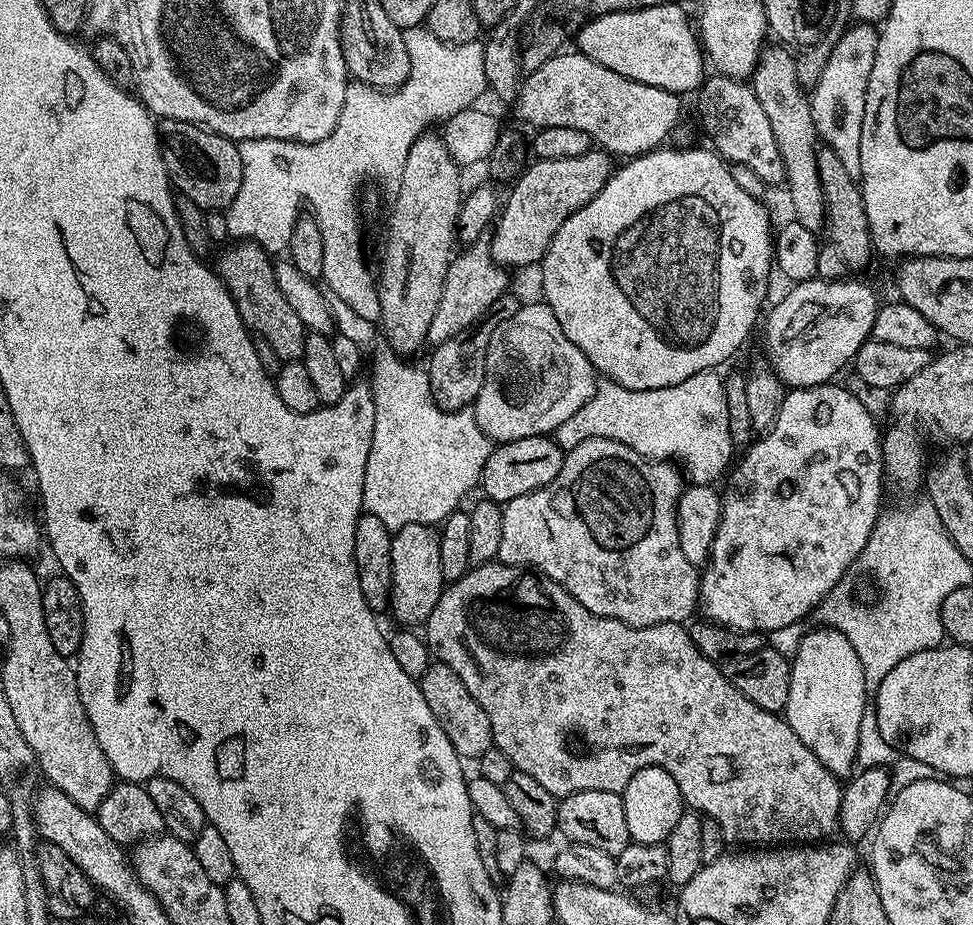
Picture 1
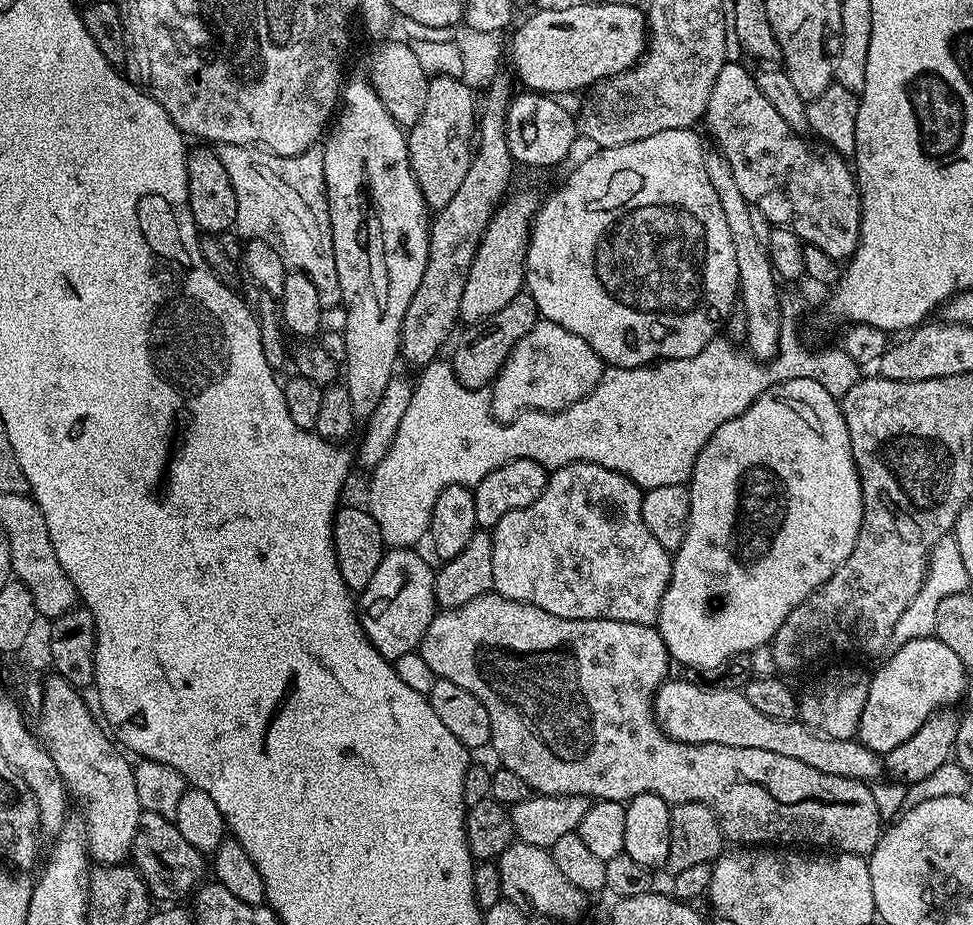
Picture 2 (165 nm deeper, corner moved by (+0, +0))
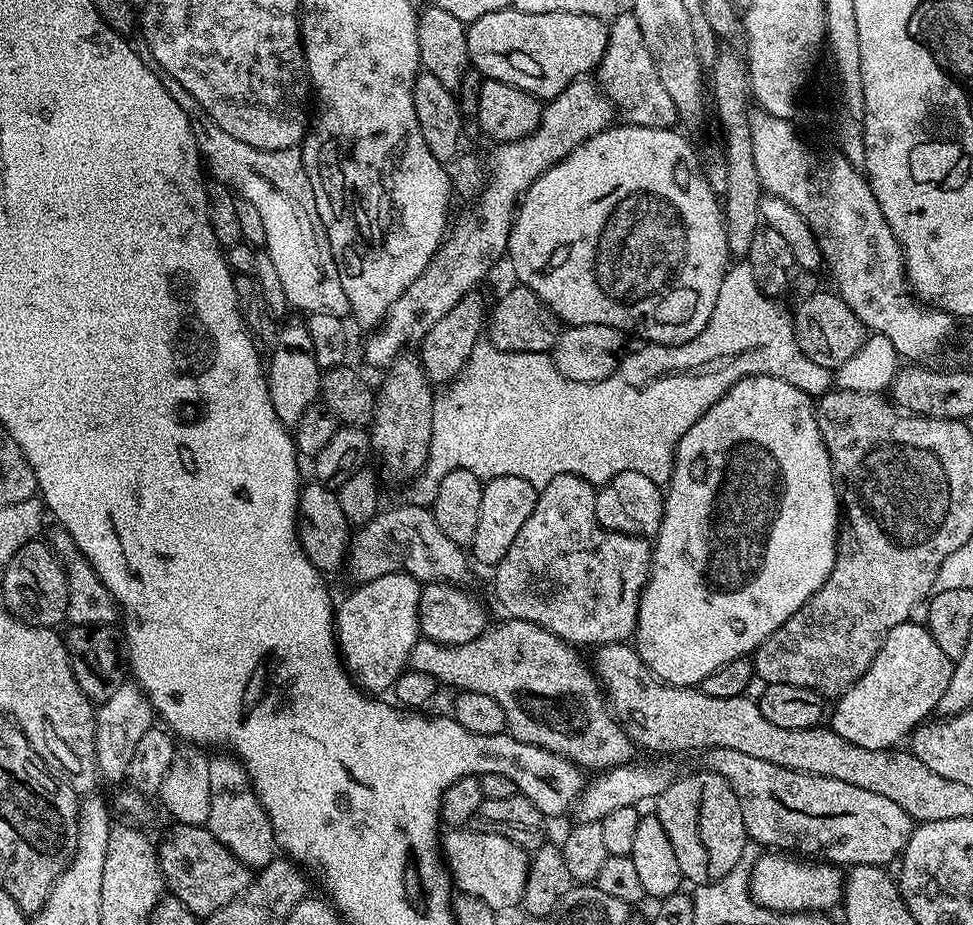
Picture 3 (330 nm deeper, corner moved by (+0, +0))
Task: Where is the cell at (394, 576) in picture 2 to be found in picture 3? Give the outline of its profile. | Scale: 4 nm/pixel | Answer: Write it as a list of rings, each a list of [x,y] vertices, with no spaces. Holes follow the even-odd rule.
[[[392,573],[390,575],[383,575],[382,578],[376,578],[366,584],[353,587],[353,592],[345,598],[344,601],[339,601],[338,607],[335,609],[336,614],[336,643],[340,645],[340,655],[343,659],[344,666],[348,670],[348,675],[356,681],[357,685],[365,693],[368,694],[384,694],[391,689],[392,685],[396,683],[396,679],[400,673],[409,667],[408,659],[410,658],[410,650],[414,650],[416,641],[421,639],[420,635],[420,589],[422,587],[421,581],[416,580],[410,575],[404,573]]]

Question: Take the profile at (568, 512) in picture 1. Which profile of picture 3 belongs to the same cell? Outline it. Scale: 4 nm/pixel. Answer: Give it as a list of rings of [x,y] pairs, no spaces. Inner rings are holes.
[[[580,476],[554,477],[545,488],[539,489],[534,514],[526,518],[522,530],[518,530],[518,538],[506,550],[506,558],[494,568],[496,596],[511,619],[534,622],[573,646],[631,641],[636,635],[640,595],[652,567],[652,548],[647,539],[601,528],[596,520],[596,494],[597,489]]]

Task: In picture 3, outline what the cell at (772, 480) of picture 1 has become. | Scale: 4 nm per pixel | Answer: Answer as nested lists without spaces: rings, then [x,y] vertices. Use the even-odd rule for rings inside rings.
[[[747,376],[746,378],[742,378],[734,386],[730,386],[730,390],[725,396],[718,402],[714,402],[714,406],[710,406],[710,410],[706,410],[706,414],[702,414],[702,418],[698,418],[698,422],[694,422],[694,426],[690,426],[690,430],[686,430],[686,434],[682,434],[682,438],[676,447],[676,461],[672,467],[672,477],[670,477],[666,485],[664,517],[662,518],[662,526],[656,531],[654,537],[652,567],[650,569],[648,583],[644,585],[644,592],[640,595],[640,609],[638,610],[638,618],[636,619],[636,635],[634,637],[636,652],[642,658],[644,665],[650,669],[659,680],[664,681],[666,684],[691,688],[697,682],[704,680],[706,674],[718,670],[720,664],[734,662],[738,656],[748,656],[753,650],[759,648],[765,640],[768,640],[770,634],[777,632],[777,630],[779,630],[784,623],[786,623],[786,621],[820,589],[824,584],[824,577],[832,572],[832,565],[834,563],[832,528],[838,527],[839,524],[841,527],[842,524],[842,500],[839,495],[832,496],[832,488],[834,492],[832,463],[825,453],[822,434],[816,430],[816,405],[806,393],[798,390],[798,386],[790,386],[790,382],[782,382],[782,378],[774,378],[773,376]]]

